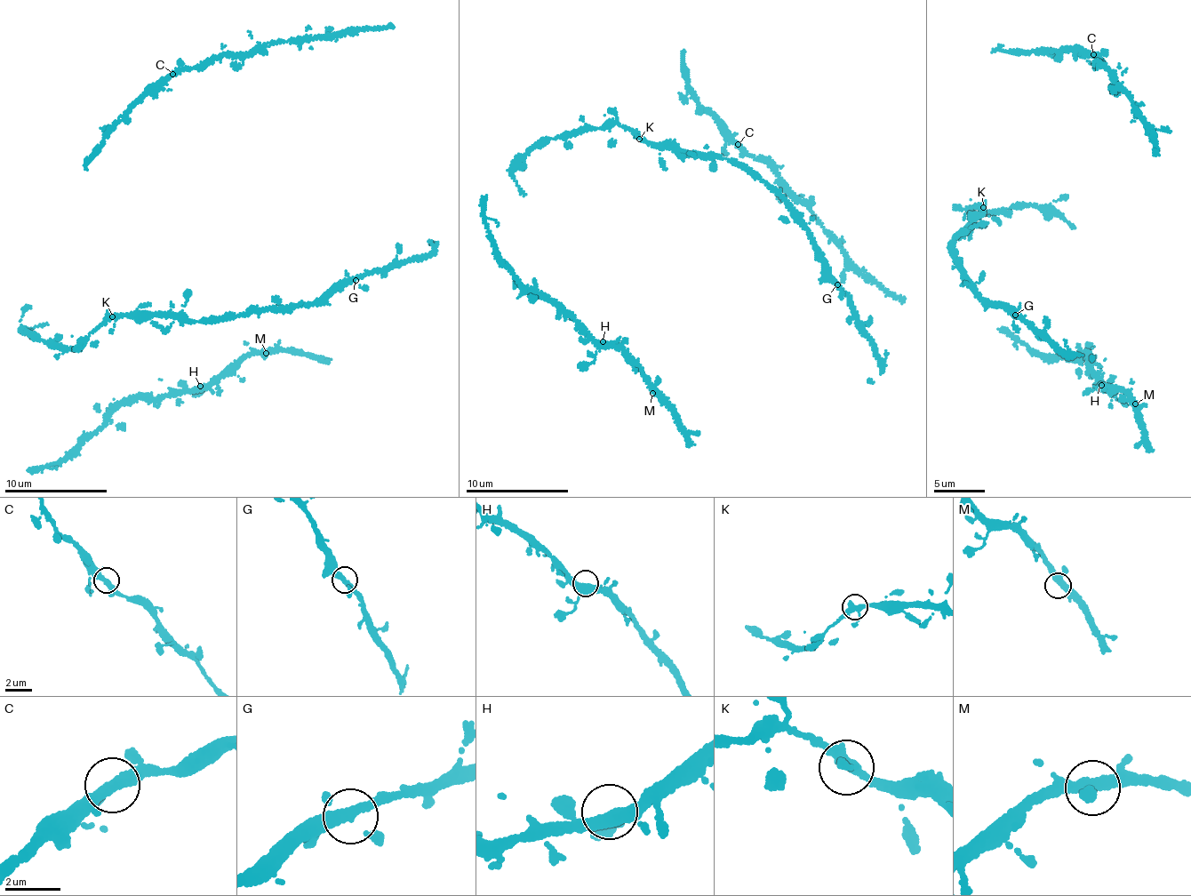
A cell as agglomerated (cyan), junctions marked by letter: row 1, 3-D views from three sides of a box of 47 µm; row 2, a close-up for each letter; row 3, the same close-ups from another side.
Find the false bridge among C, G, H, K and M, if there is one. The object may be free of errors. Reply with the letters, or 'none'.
none

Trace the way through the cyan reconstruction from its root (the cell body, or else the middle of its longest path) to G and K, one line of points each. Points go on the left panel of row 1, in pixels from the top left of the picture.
G: (99, 327), (122, 315), (146, 321), (152, 315), (195, 323), (223, 321), (314, 302), (333, 287), (355, 280)
K: (99, 327), (112, 316)

